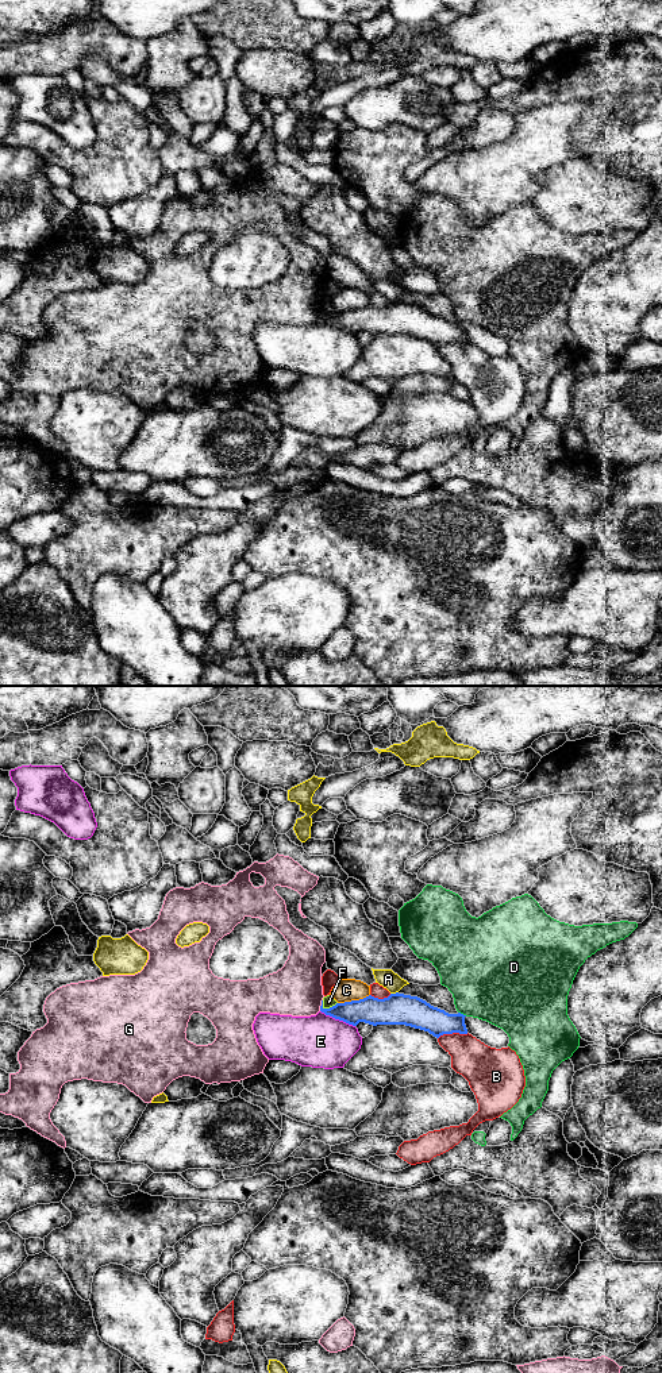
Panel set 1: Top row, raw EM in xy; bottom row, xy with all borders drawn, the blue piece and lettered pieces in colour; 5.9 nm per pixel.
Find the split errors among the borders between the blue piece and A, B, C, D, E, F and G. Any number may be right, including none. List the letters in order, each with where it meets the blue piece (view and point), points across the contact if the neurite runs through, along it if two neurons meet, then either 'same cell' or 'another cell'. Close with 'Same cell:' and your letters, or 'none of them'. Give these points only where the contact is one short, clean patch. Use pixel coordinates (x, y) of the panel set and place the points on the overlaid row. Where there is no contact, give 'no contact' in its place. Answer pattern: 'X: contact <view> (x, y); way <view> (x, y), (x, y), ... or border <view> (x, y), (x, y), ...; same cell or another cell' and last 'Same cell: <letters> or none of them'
A: contact xy (393, 994); another cell
B: contact xy (453, 1032); another cell
C: contact xy (353, 1001); another cell
D: contact xy (462, 1014); another cell
E: contact xy (338, 1018); another cell
F: contact xy (330, 1007); border xy (337, 1002), (328, 1007), (322, 1007); another cell
G: contact xy (322, 1005); another cell
Same cell: none of them

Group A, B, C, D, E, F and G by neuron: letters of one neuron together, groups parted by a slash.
A / B / C / D / E / F / G

